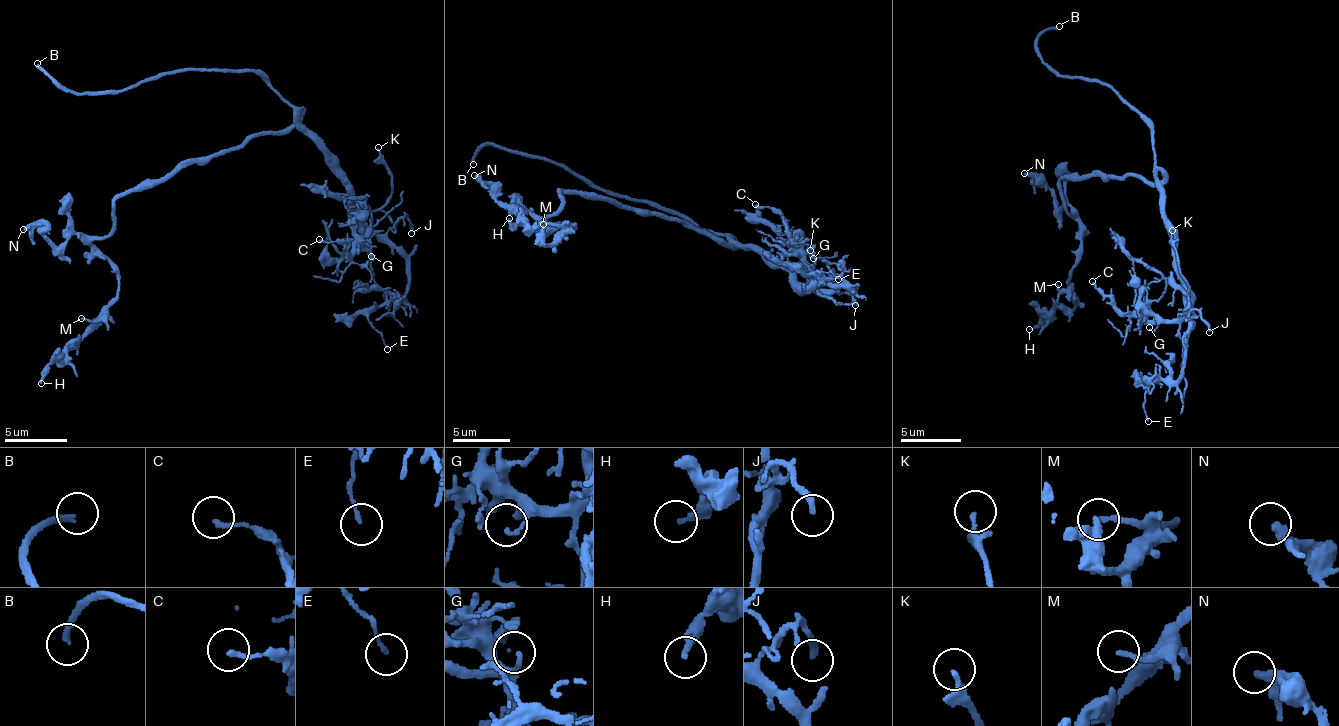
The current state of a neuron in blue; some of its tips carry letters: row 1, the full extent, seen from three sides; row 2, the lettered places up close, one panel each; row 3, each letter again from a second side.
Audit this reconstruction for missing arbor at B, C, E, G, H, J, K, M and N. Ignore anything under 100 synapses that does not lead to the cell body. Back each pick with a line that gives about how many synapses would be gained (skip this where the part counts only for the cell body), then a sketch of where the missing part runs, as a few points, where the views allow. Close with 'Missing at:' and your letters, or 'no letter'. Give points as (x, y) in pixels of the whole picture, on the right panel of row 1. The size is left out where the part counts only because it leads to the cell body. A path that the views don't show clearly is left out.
B: course (1059, 26), (1073, 21), (1102, 50), (1160, 49), (1182, 67), (1192, 60)
Missing at: B

